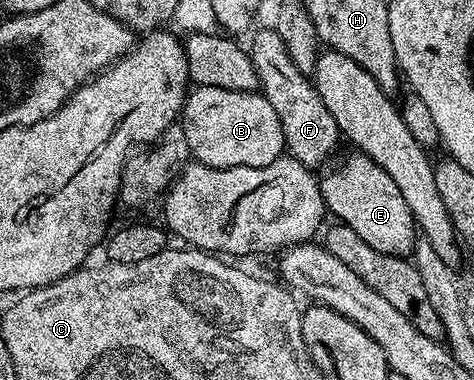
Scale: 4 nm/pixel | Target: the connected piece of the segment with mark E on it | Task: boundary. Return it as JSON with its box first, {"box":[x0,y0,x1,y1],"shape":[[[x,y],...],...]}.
{"box":[319,153,418,256],"shape":[[[351,153],[341,161],[340,167],[328,171],[319,180],[320,193],[324,198],[325,208],[336,214],[339,222],[345,223],[370,249],[378,249],[378,253],[411,256],[412,248],[416,246],[418,232],[416,222],[406,206],[402,192],[394,186],[394,180],[374,165],[370,157],[359,153]]]}

